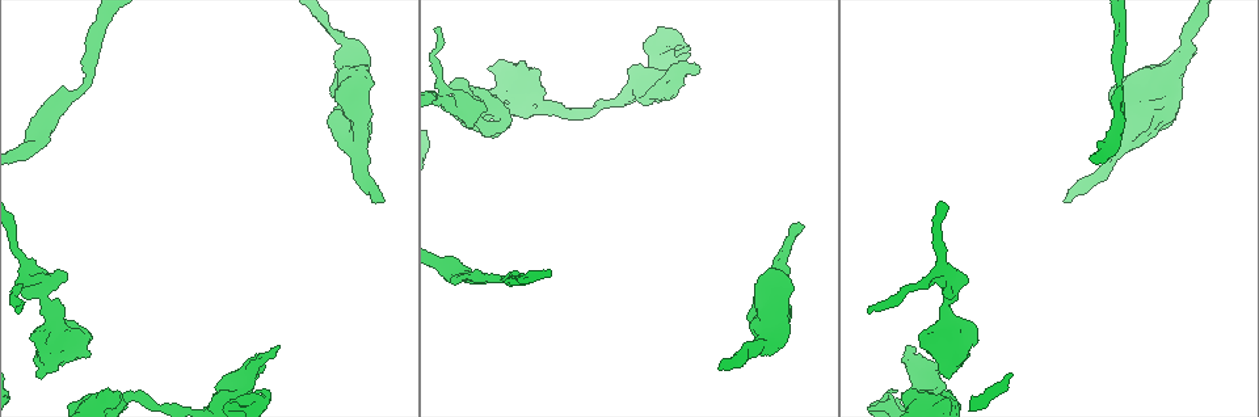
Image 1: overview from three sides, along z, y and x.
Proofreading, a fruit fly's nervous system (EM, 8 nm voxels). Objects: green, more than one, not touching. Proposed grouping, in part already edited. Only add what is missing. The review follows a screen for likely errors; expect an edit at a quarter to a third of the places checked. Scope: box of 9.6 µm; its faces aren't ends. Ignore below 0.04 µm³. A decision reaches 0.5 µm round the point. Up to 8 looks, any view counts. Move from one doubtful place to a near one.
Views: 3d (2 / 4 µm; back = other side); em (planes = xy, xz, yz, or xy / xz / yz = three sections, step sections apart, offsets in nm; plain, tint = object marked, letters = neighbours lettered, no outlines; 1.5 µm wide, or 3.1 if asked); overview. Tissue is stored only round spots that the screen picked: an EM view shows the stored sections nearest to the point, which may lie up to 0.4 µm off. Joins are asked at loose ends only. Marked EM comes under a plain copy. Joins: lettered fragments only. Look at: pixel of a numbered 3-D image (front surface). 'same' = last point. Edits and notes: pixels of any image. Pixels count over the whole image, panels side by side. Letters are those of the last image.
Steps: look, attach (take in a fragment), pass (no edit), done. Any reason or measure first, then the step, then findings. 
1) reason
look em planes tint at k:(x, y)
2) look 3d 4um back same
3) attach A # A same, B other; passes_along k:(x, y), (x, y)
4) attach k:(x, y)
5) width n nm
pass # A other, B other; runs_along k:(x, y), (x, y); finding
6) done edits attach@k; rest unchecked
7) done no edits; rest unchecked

free end
look em planes tint at 1:(803, 225)

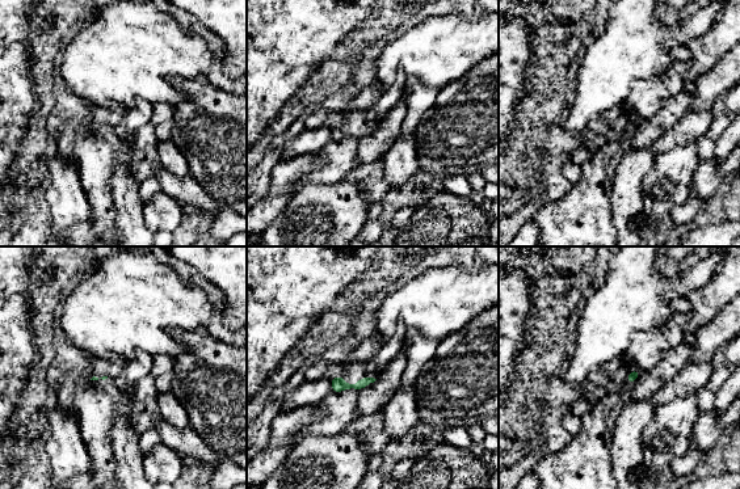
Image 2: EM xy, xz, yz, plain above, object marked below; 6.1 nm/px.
see the neighbours
look em planes letters same

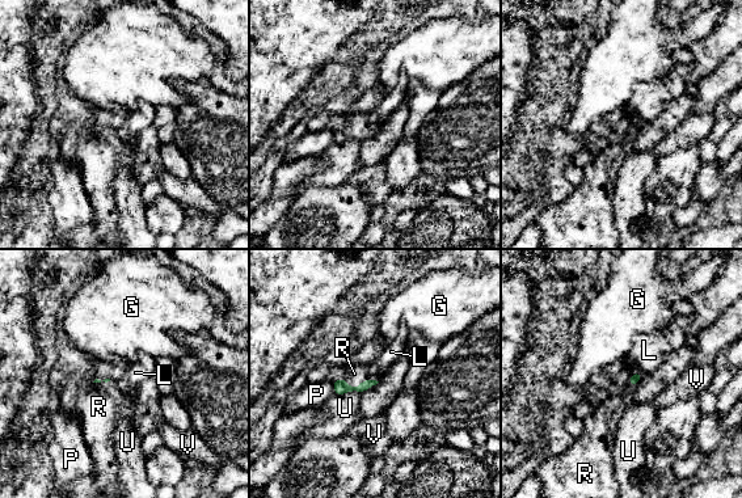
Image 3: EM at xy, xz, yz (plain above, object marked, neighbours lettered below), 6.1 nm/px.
longest_contact R 280 nm
attach 3:(354, 374) # G other, L other, P other, R same, U other, V other; passes_along 3:(341, 387), (354, 387), (354, 374); it goes on there

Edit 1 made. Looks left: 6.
look overview

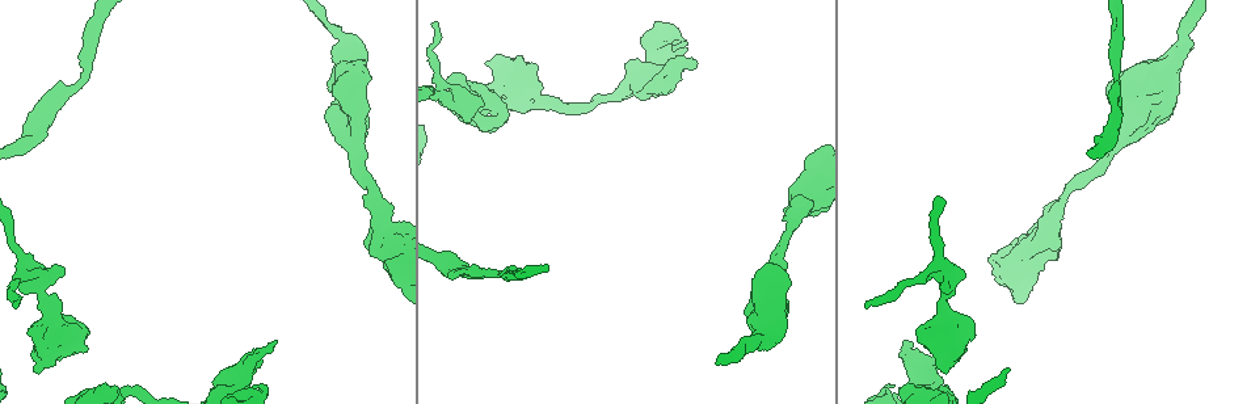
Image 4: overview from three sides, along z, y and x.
branch stops here
look em planes letters at 4:(906, 341)

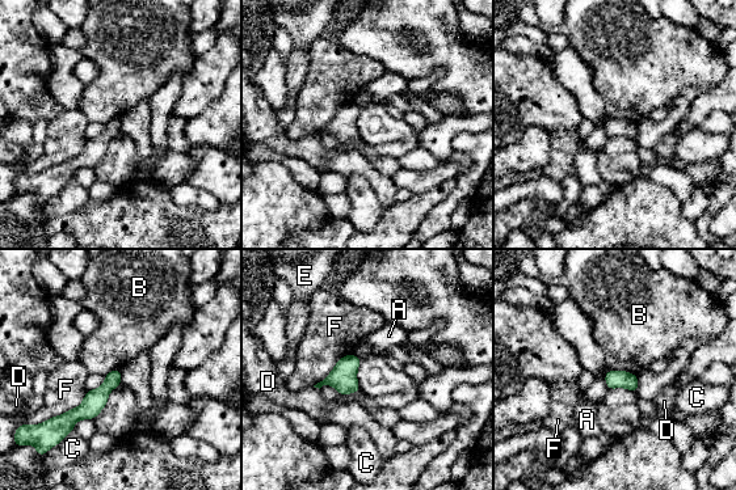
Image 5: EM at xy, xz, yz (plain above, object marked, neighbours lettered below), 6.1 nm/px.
pass # A other, B other, C other, D other, E other, F other; runs_along 5:(117, 374), (83, 412), (55, 423); no lettered fragment goes on from it

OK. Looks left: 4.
done edits attach@3; rest unchecked

